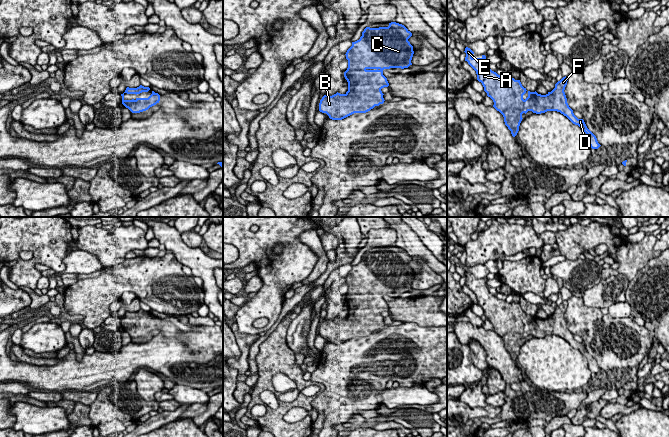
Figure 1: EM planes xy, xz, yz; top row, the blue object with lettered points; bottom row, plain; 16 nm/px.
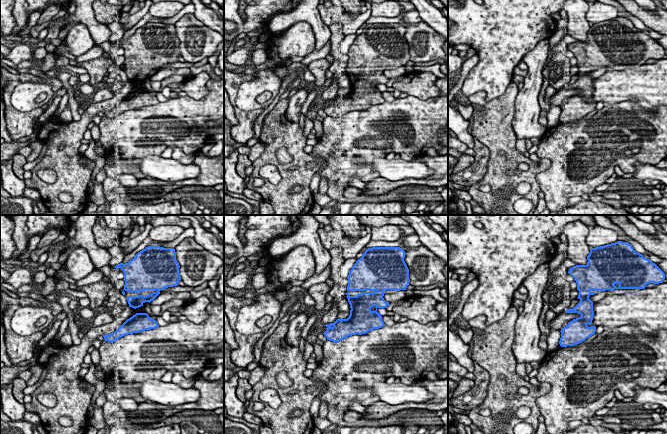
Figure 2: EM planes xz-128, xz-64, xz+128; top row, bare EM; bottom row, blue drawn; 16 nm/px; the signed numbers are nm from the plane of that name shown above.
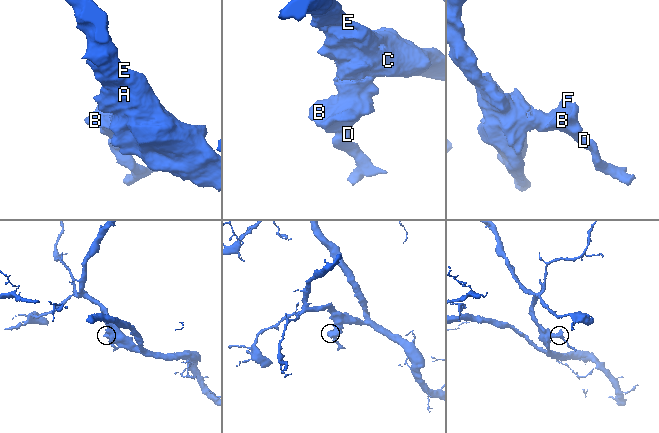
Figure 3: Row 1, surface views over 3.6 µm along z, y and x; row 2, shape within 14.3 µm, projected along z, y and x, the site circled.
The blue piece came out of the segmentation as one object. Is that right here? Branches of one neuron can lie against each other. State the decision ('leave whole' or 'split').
leave whole

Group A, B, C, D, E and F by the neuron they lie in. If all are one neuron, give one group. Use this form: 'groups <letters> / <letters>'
groups A B C D E F

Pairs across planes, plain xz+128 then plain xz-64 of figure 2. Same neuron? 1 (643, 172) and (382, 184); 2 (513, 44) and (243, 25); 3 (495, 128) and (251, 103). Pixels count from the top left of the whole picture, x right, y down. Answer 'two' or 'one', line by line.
1: two
2: one
3: two

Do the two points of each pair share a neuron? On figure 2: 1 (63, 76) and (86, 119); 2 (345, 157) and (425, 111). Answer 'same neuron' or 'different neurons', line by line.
1: different neurons
2: same neuron

